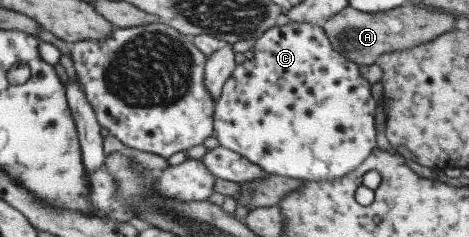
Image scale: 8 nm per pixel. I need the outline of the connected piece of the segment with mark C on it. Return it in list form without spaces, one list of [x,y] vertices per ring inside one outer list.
[[[286,21],[279,25],[269,28],[264,32],[253,48],[255,53],[253,59],[246,59],[241,65],[236,65],[236,69],[229,77],[229,80],[223,87],[219,100],[216,101],[215,113],[213,115],[214,136],[218,139],[219,145],[225,149],[229,149],[238,153],[241,157],[245,157],[251,163],[273,175],[291,178],[301,181],[333,181],[341,177],[345,177],[347,173],[351,173],[357,169],[365,158],[377,148],[377,140],[375,130],[375,113],[376,106],[379,102],[373,99],[371,94],[372,85],[361,76],[359,65],[345,60],[345,57],[337,53],[331,46],[329,38],[325,35],[322,25],[313,25],[304,21]]]

